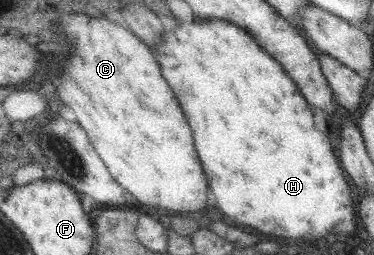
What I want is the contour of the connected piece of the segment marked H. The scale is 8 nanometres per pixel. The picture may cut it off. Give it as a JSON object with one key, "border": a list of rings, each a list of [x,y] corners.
{"border":[[[204,18],[192,21],[192,24],[178,24],[171,31],[165,31],[159,44],[155,44],[154,53],[157,54],[158,64],[162,69],[163,77],[174,91],[180,101],[183,113],[192,129],[196,150],[204,172],[208,176],[209,190],[212,201],[218,205],[224,216],[232,218],[233,224],[251,226],[256,232],[264,232],[266,238],[306,238],[325,239],[332,234],[354,234],[358,230],[358,215],[356,206],[356,188],[351,180],[346,177],[346,171],[341,167],[338,156],[334,154],[334,146],[328,139],[328,134],[316,129],[314,115],[308,107],[309,102],[299,91],[298,85],[290,78],[290,75],[282,66],[274,60],[270,54],[262,50],[261,46],[247,33],[247,30],[236,26],[232,22],[218,20],[216,18]]]}

